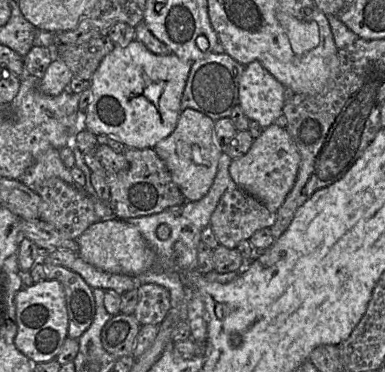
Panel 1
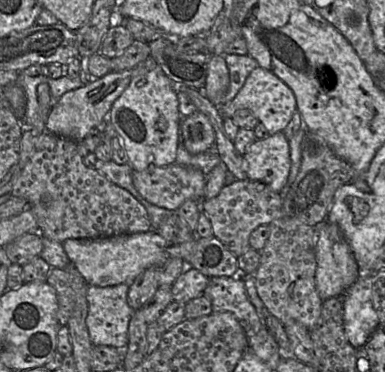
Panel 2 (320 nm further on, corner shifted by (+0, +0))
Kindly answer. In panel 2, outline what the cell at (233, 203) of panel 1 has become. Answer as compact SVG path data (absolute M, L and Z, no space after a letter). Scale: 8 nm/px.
M236 180L225 185L219 194L210 200L201 201L201 210L211 222L213 236L218 238L236 257L247 252L250 234L260 225L269 225L275 218L282 215L282 193L271 190L266 184L252 180Z

